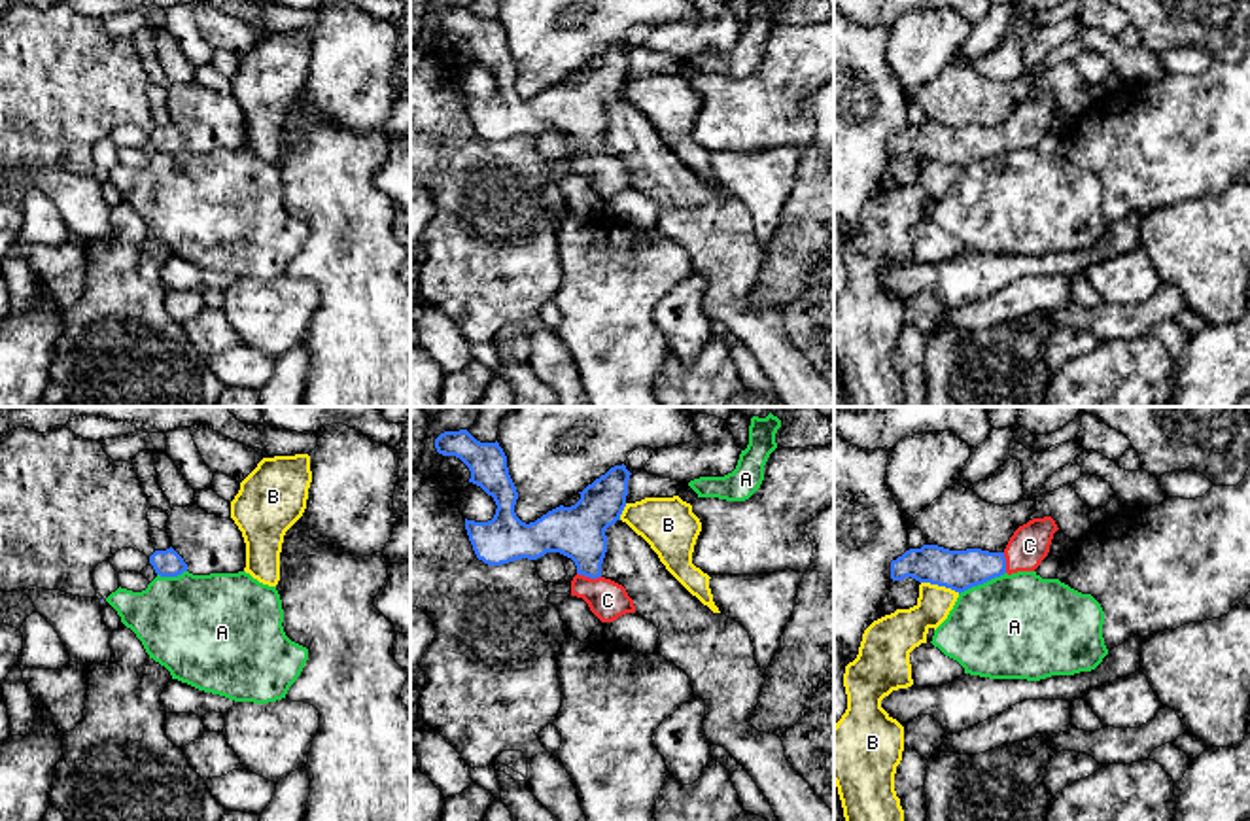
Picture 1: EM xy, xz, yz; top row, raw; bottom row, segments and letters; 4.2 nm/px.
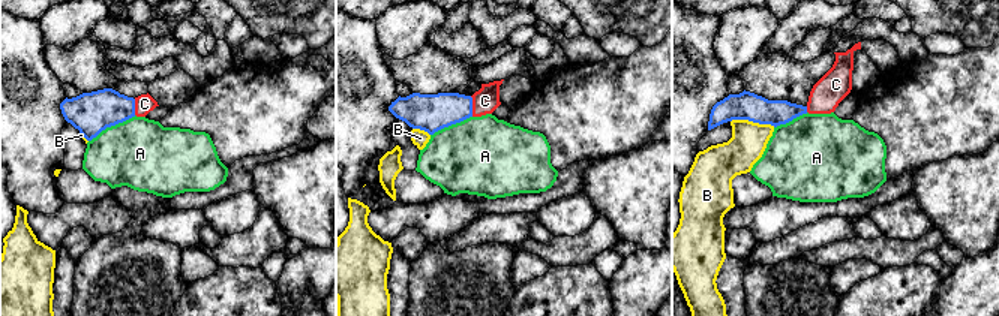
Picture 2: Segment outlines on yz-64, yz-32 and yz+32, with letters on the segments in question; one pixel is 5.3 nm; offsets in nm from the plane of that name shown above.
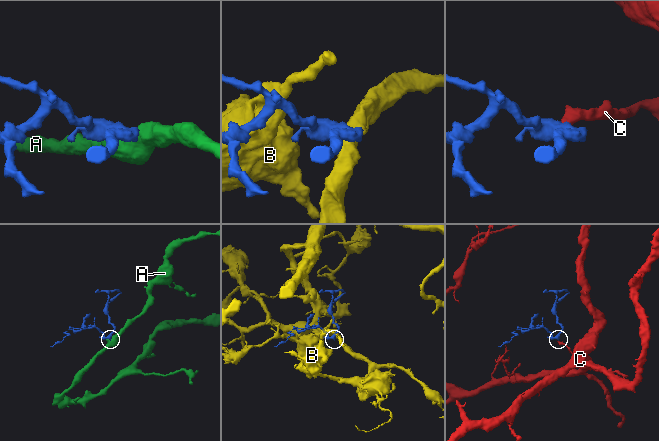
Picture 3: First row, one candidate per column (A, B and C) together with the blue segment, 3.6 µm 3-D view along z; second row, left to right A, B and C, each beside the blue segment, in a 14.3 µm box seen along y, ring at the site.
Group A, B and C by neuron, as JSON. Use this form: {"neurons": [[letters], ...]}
{"neurons": [["A"], ["B"], ["C"]]}

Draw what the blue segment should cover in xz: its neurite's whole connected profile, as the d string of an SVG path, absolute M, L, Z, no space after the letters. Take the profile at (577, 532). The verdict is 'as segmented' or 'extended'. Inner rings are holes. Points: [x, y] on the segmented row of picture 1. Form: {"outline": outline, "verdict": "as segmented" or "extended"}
{"outline": "M460 429L441 433L435 448L443 456L460 458L471 471L469 482L480 486L497 505L488 522L465 518L465 530L478 560L501 566L560 552L577 566L571 596L582 598L601 622L635 613L626 588L601 575L607 552L605 530L620 520L626 507L632 473L624 463L611 467L579 492L581 499L575 505L560 505L526 524L514 513L518 492L497 441L480 443L467 429Z", "verdict": "extended"}

